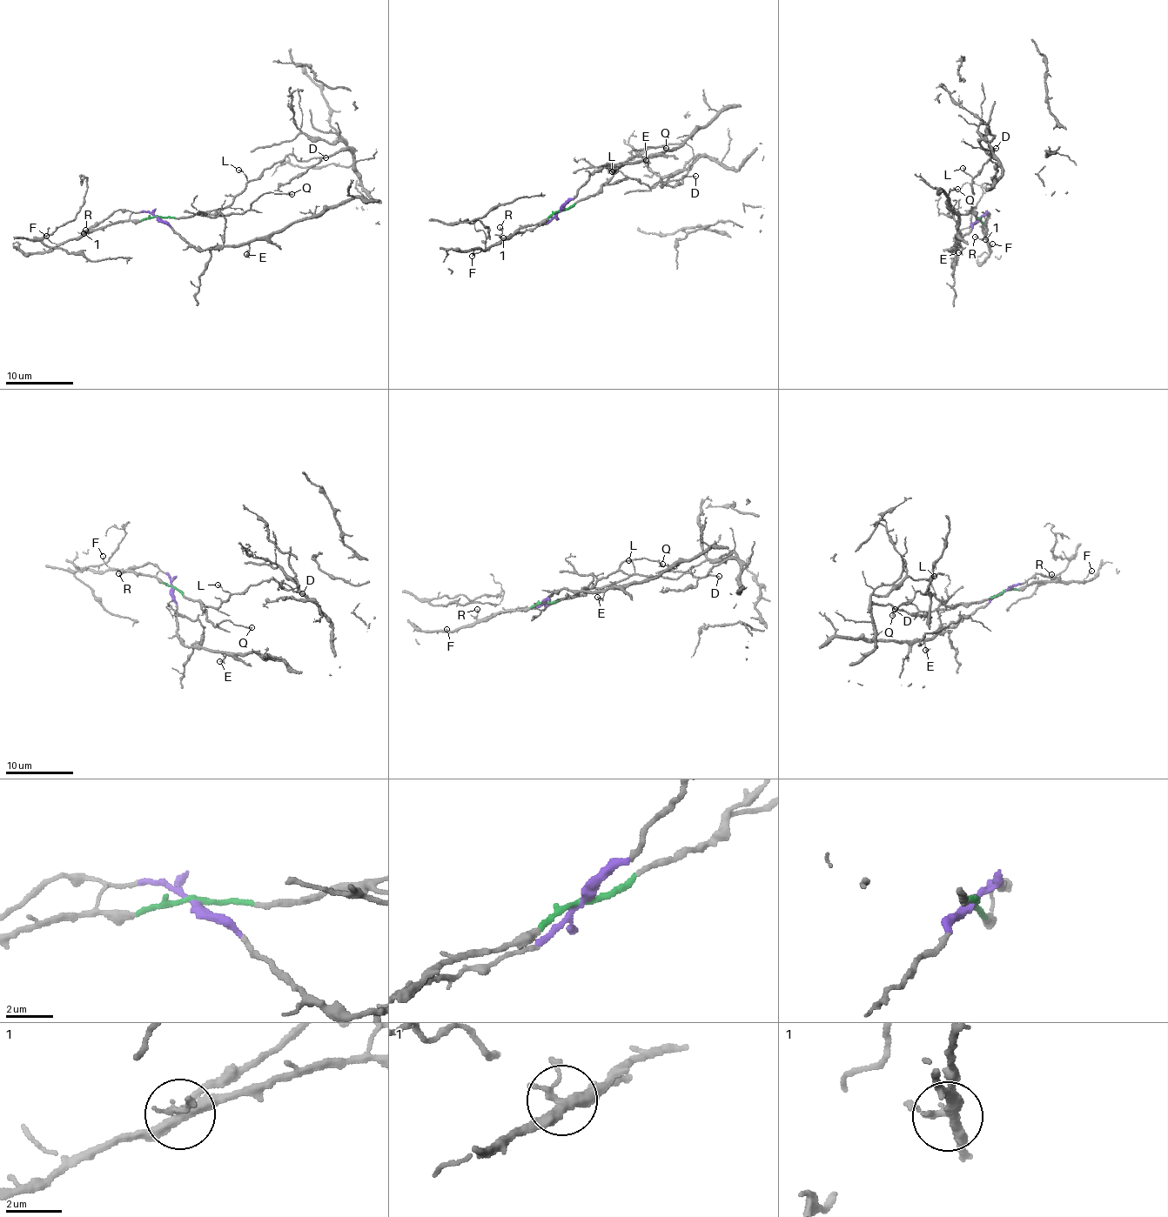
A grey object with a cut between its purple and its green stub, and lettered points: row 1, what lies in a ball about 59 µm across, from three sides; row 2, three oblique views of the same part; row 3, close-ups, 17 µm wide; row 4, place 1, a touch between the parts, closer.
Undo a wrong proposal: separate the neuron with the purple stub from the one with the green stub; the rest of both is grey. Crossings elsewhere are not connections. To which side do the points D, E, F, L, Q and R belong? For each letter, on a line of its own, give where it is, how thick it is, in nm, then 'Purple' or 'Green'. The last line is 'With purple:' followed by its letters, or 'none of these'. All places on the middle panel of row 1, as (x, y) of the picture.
D: Place: (695, 176). Thickness 130 nm. Green
E: Place: (646, 160). Thickness 130 nm. Purple
F: Place: (472, 256). Thickness 110 nm. Green
L: Place: (612, 171). Thickness 130 nm. Green
Q: Place: (666, 148). Thickness 180 nm. Green
R: Place: (500, 227). Thickness 180 nm. Purple
With purple: E, R

